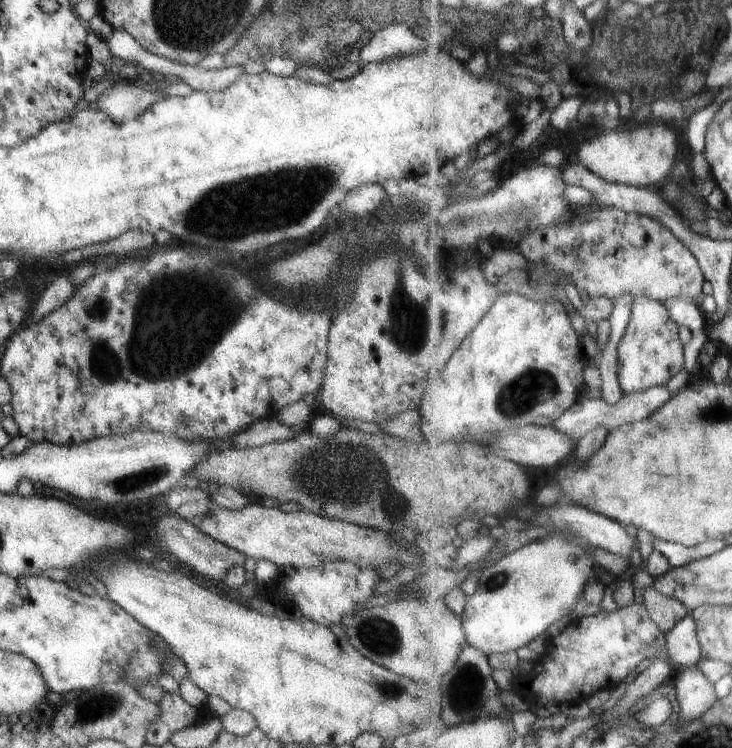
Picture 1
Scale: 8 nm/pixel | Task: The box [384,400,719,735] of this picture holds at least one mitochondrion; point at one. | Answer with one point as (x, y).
(465, 688)

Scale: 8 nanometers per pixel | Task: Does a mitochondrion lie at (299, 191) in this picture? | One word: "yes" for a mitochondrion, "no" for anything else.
yes

